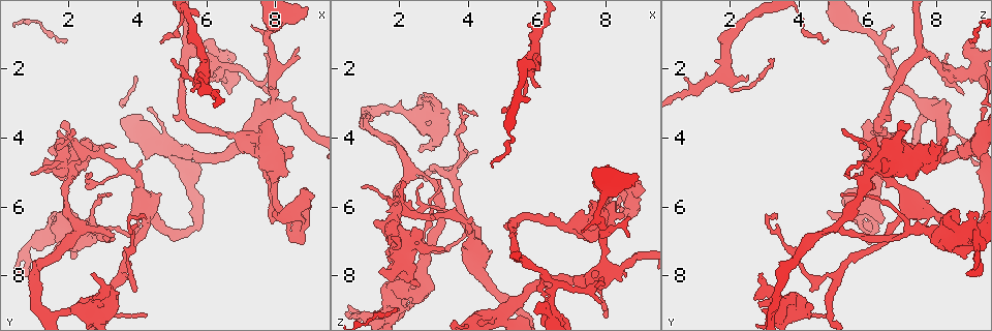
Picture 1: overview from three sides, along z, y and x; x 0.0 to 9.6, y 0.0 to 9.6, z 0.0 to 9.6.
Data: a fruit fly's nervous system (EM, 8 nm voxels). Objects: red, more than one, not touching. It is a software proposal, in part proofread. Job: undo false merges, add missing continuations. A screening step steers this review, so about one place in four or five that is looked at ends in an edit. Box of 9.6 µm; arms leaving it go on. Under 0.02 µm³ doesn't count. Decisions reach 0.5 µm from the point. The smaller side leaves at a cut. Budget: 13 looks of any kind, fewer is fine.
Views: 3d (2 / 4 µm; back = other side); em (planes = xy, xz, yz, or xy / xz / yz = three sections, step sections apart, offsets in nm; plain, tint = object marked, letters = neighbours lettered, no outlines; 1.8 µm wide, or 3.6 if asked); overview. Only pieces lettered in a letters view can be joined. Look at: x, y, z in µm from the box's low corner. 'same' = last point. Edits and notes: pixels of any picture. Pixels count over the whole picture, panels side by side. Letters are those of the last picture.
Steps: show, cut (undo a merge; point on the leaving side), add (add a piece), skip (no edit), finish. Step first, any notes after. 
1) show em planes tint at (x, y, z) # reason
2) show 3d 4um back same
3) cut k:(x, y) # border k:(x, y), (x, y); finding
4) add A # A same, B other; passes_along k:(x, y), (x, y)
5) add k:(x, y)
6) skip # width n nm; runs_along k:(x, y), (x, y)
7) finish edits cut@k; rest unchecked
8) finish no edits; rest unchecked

show em xz step 4 tint at (3.40, 8.50, 3.35) # free end

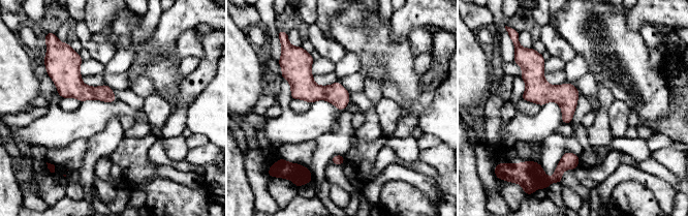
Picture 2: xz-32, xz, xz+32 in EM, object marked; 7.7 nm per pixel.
show em planes letters same # cut it another way

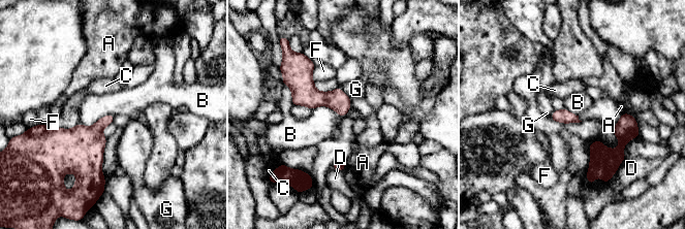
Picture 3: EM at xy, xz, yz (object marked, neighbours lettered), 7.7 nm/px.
skip # A other, B other, C other, D other, F other, G other; border 3:(312, 108), (347, 112); none of them fits

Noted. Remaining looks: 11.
show em xz step 8 tint at (1.65, 6.75, 9.05) # a fork

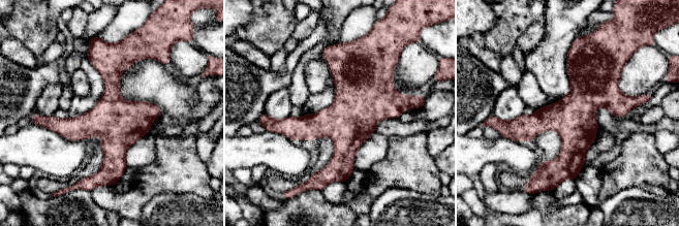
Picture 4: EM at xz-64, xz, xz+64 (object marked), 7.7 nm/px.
show em planes letters same

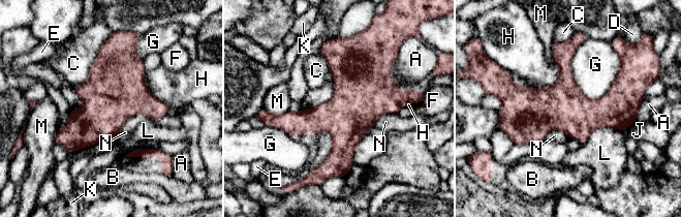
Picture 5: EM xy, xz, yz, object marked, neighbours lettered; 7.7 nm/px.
skip # longest_contact G 480 nm; A other, B other, C other, D other, E other, F other, G other, H other, J other, K other, L other, M other, N other; one cell here

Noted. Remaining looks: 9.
show 3d 4um at (8.00, 3.15, 7.80) # a fork

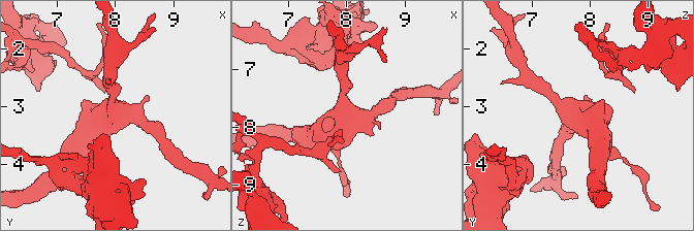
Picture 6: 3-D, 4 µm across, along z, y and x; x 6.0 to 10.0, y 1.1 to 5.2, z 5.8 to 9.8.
show em planes letters at (7.95, 3.10, 7.80) # shape alone is not enough

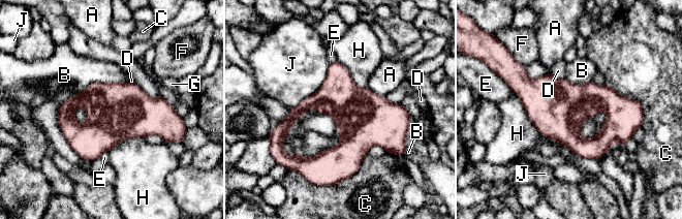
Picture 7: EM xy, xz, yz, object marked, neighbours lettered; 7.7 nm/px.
skip # longest_contact H 700 nm; A other, B other, C other, D other, E other, F other, G other, H other, J other; border 7:(513, 89), (536, 130), (574, 153); continuous, no second cell

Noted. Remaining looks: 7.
show em planes letters at (6.35, 2.05, 9.10) # abrupt turn

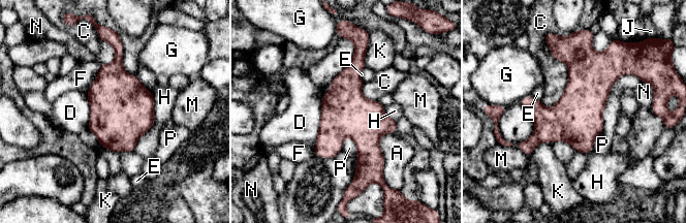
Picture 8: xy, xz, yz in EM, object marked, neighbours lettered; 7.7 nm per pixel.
skip # A other, C other, D other, E other, F other, G other, H other, J other, K other, M other, N other, P other; border 8:(550, 46), (567, 84), (547, 107); all the same cell

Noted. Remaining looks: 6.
show em planes plain at (2.95, 6.65, 5.25)

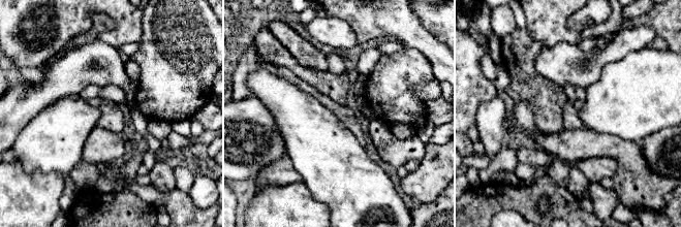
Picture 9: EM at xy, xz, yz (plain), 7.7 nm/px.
show em planes tint same # where the object lies

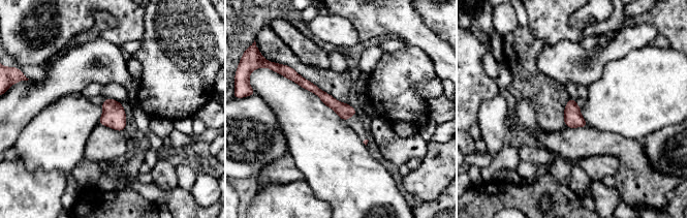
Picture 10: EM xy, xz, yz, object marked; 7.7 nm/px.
show em planes letters same # what lies round it

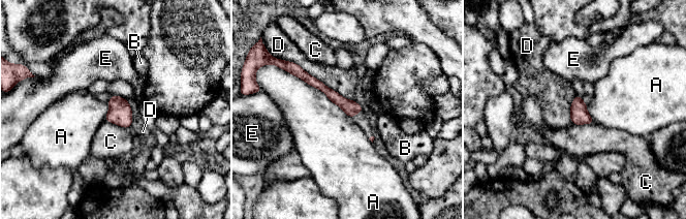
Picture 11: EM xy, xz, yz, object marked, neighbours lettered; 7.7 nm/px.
skip # A other, B other, C other, D other, E other; border 11:(285, 70), (319, 89), (351, 118); all the same cell

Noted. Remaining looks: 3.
finish no edits; rest unchecked

